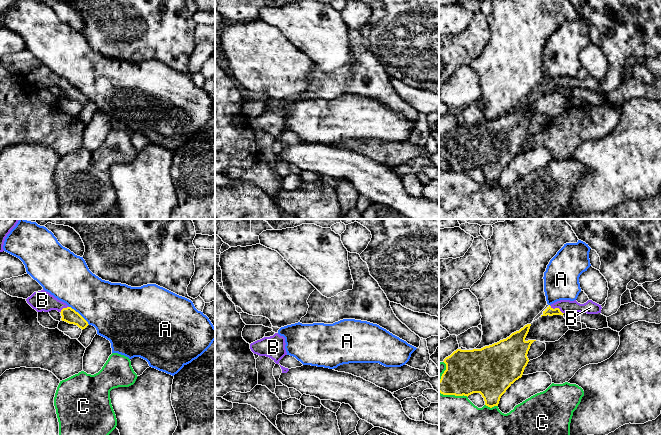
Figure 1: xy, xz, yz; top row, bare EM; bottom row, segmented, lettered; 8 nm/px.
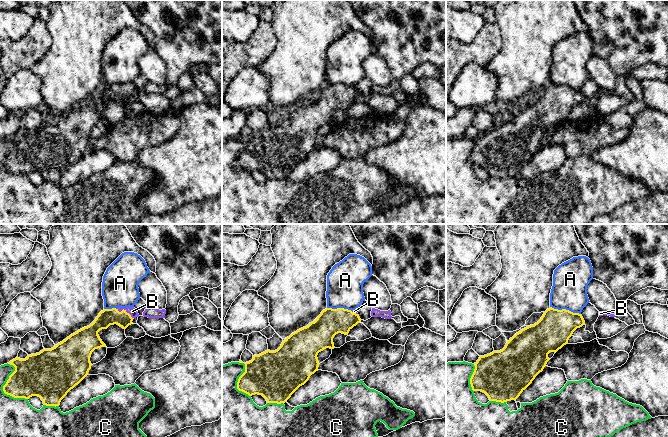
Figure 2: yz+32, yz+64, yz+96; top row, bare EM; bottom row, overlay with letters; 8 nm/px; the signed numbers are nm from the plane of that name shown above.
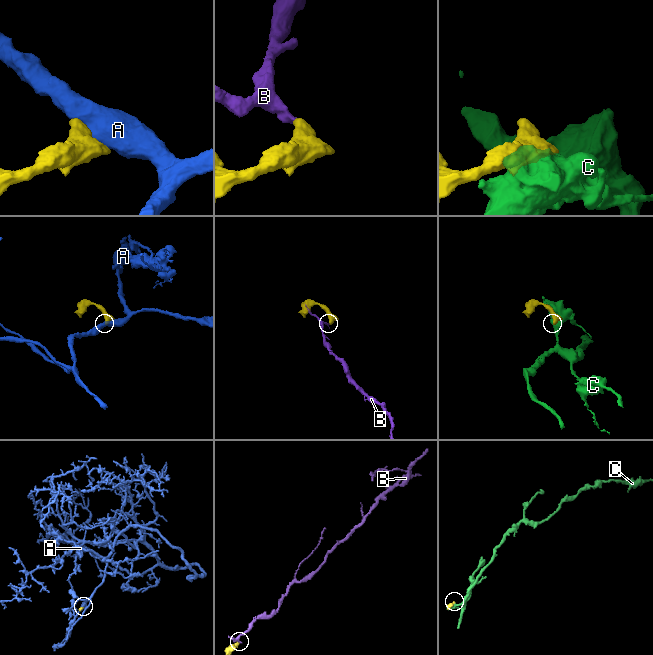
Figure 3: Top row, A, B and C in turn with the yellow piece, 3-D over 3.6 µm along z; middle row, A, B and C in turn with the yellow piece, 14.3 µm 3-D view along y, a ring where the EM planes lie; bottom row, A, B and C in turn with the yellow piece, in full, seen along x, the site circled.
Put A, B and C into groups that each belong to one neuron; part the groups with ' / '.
A / B / C

